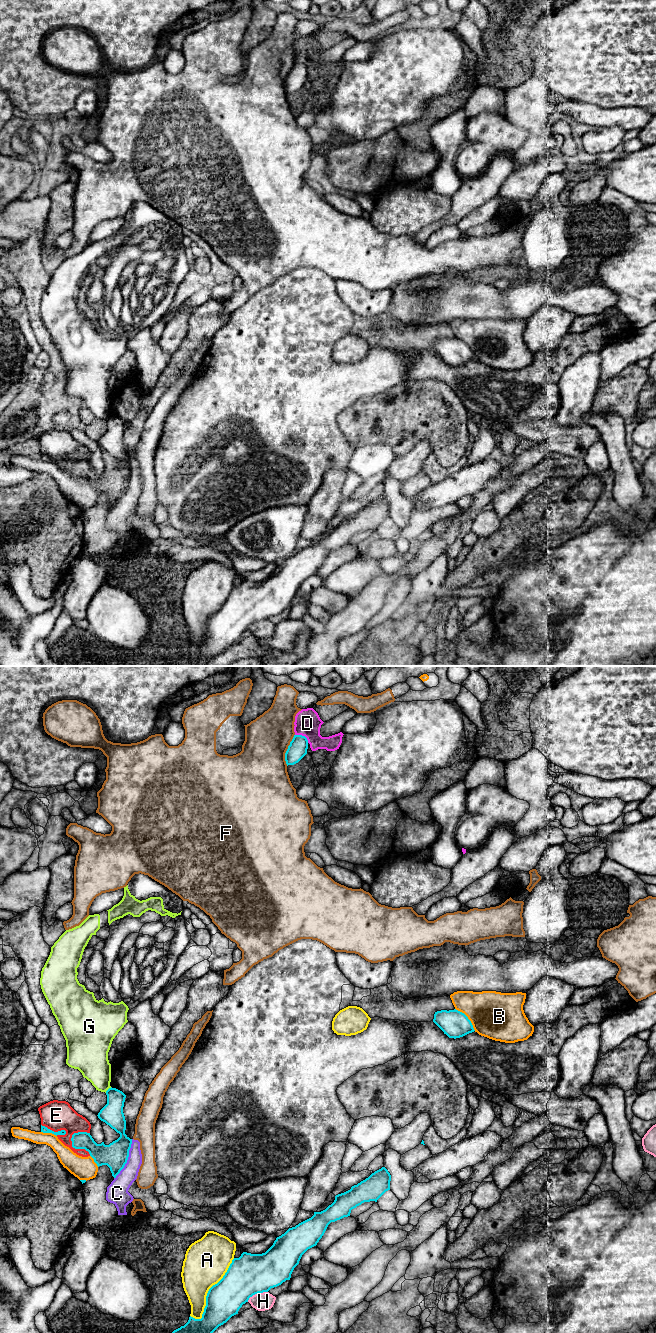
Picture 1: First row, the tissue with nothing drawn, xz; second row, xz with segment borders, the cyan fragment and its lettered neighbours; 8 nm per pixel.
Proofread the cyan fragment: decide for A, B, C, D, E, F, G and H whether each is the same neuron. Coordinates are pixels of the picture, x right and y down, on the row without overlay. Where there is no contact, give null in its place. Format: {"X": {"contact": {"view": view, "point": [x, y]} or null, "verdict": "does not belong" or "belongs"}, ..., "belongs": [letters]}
{"A": {"contact": {"view": "xz", "point": [208, 620]}, "verdict": "does not belong"}, "B": {"contact": {"view": "xz", "point": [467, 346]}, "verdict": "does not belong"}, "C": {"contact": {"view": "xz", "point": [127, 487]}, "verdict": "does not belong"}, "D": {"contact": {"view": "xz", "point": [303, 64]}, "verdict": "does not belong"}, "E": {"contact": {"view": "xz", "point": [75, 476]}, "verdict": "does not belong"}, "F": {"contact": {"view": "xz", "point": [287, 78]}, "verdict": "does not belong"}, "G": {"contact": {"view": "xz", "point": [108, 417]}, "verdict": "does not belong"}, "H": {"contact": {"view": "xz", "point": [256, 621]}, "verdict": "does not belong"}, "belongs": []}

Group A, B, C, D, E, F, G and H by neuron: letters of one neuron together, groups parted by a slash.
A / B / C / D / E / F / G / H

